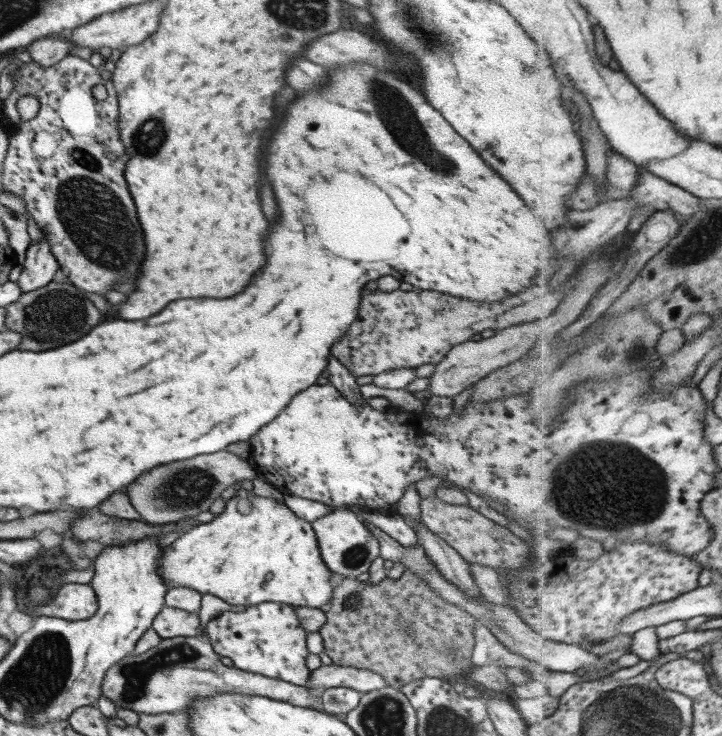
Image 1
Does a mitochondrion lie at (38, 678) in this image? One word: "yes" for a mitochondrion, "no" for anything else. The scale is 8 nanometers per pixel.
yes

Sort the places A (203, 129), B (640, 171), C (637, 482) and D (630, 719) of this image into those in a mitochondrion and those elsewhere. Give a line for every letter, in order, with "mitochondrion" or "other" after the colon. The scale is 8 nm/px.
A: other
B: other
C: mitochondrion
D: mitochondrion

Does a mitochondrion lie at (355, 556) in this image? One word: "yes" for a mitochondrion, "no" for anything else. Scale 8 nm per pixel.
yes

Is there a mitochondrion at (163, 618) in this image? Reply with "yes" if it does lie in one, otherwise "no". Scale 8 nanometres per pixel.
no

